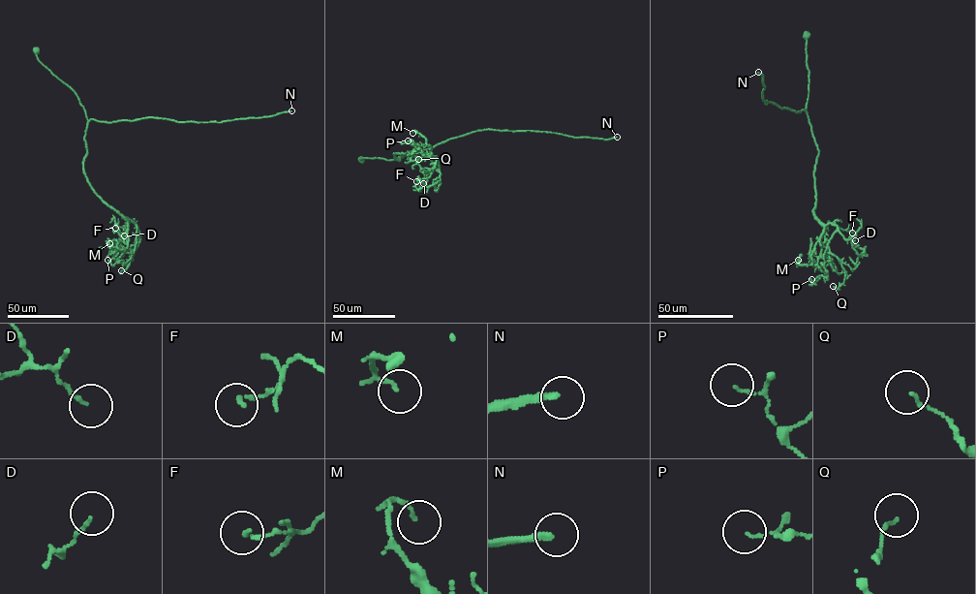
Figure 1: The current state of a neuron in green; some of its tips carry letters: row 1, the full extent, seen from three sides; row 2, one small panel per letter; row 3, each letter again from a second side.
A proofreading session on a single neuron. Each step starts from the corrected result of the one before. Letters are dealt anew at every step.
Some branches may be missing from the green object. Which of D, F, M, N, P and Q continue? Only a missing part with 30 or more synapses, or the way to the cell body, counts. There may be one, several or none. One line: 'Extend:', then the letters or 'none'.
Extend: N

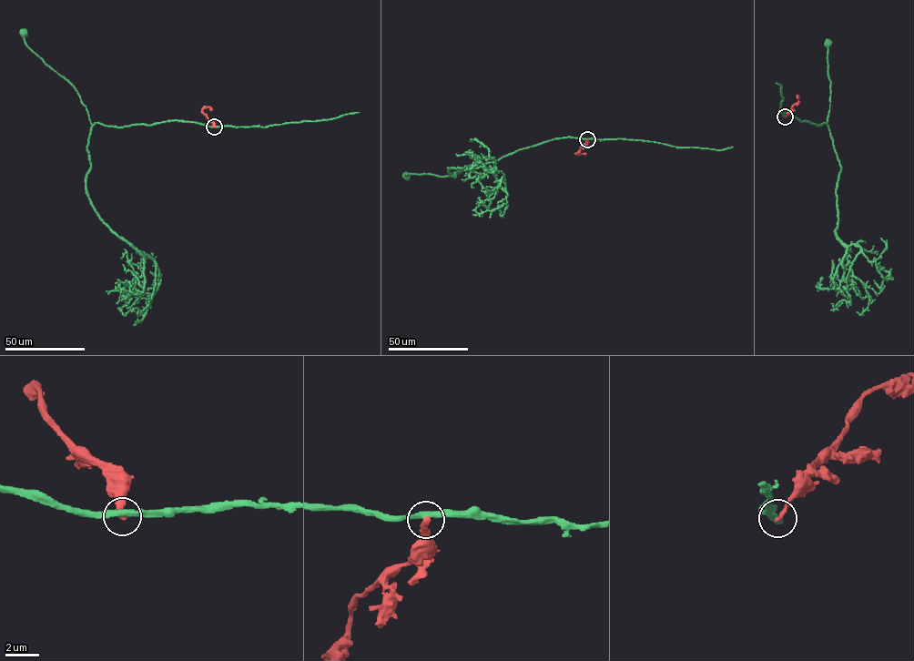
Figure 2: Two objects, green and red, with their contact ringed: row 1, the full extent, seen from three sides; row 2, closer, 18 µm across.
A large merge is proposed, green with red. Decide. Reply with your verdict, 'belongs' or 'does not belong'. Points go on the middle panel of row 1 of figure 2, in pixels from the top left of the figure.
does not belong

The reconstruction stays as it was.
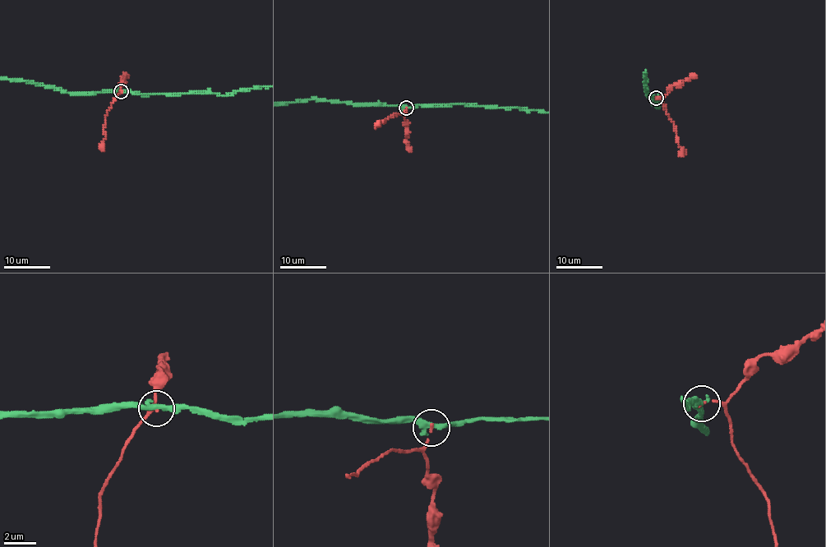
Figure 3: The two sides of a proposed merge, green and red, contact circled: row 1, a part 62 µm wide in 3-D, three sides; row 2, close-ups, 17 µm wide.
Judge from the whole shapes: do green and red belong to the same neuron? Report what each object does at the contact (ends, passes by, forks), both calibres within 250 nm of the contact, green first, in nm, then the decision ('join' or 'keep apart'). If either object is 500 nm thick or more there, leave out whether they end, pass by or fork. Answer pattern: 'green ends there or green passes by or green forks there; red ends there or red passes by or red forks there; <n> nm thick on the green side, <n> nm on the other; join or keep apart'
green passes by; red ends there; 320 nm thick on the green side, 150 nm on the other; keep apart

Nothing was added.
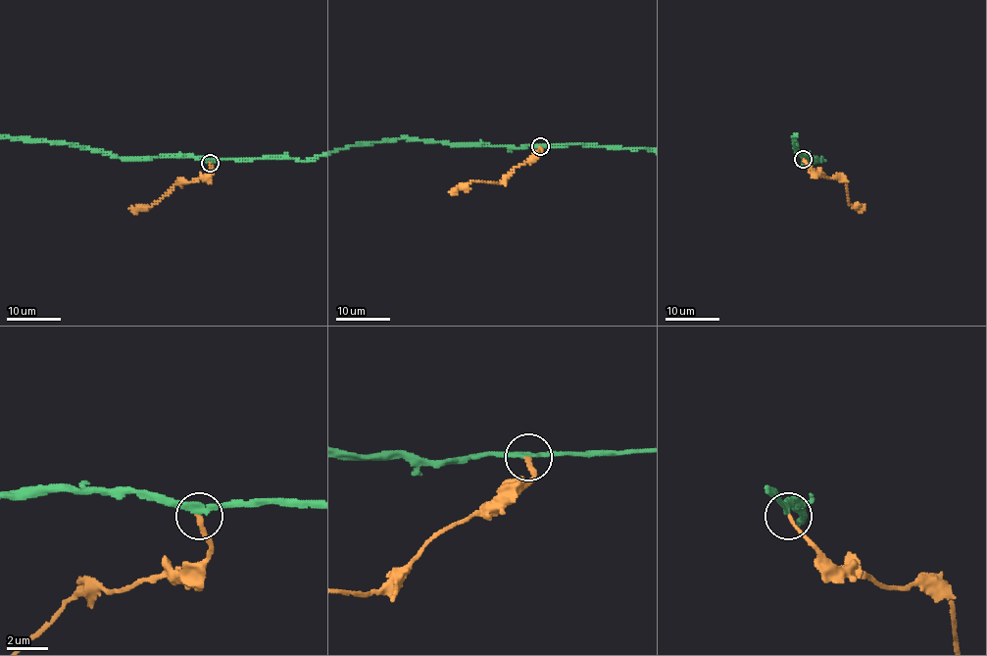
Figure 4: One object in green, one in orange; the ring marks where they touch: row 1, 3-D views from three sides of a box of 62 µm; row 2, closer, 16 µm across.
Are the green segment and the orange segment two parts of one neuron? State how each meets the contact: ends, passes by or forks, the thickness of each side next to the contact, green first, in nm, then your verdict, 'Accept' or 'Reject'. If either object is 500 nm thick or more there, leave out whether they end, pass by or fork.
At the ring green passes by. At the ring orange ends. Thickness 240 nm (green) against 200 nm. Accept

